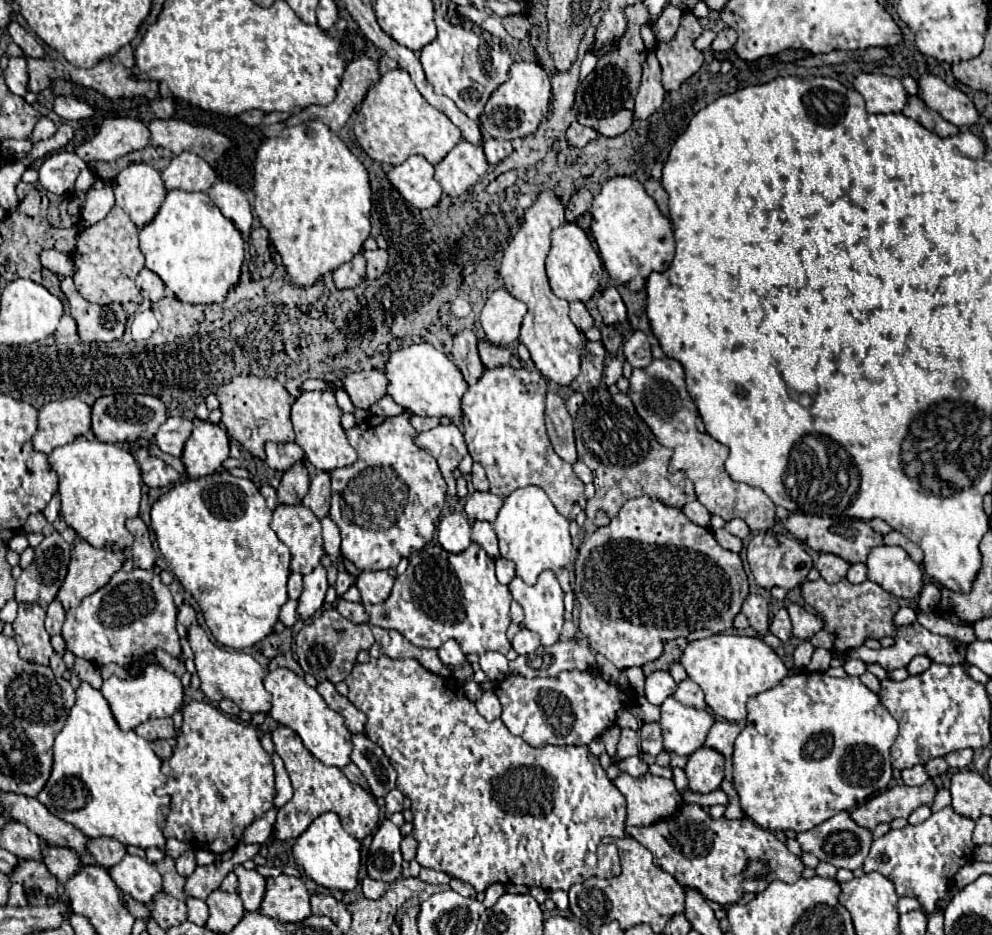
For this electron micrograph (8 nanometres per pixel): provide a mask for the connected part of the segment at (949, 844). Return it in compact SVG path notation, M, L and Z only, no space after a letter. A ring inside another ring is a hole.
M951 805L943 807L921 825L907 825L875 839L871 853L865 859L863 871L881 873L895 885L895 893L899 897L915 897L927 909L927 913L933 913L935 903L947 893L955 871L973 859L973 829L973 819L957 815Z

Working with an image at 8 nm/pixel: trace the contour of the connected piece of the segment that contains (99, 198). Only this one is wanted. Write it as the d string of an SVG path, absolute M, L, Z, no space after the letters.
M111 187L89 189L85 195L85 207L81 213L81 225L89 227L97 223L97 217L105 217L111 209Z

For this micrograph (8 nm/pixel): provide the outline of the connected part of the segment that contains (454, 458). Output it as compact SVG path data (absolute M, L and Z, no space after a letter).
M449 423L449 425L437 425L435 429L419 433L415 437L415 441L421 449L425 449L427 453L431 453L437 459L439 469L447 481L447 495L455 497L457 489L455 489L453 469L467 455L467 445L463 441L463 433L453 423Z

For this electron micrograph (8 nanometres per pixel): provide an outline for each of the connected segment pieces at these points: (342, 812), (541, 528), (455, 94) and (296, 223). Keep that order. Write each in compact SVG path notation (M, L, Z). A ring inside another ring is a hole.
M279 725L273 731L273 743L275 743L275 751L285 761L285 767L287 767L287 773L291 777L293 791L295 791L291 801L285 803L277 813L277 827L275 827L277 841L299 837L311 825L313 819L317 819L319 815L323 815L327 811L337 813L343 823L343 829L357 841L365 839L367 835L371 835L377 829L379 805L375 803L375 797L371 793L367 793L365 789L361 789L355 783L351 783L343 775L341 769L327 767L321 761L317 761L317 757L313 757L313 753L309 753L305 749L301 737L293 729Z
M531 485L513 491L505 499L493 527L499 537L501 557L515 563L515 575L527 585L535 585L539 573L547 569L559 575L561 569L567 569L571 563L573 545L569 535L569 521L557 513L551 499L541 487Z
M443 3L435 11L435 25L439 33L437 39L425 45L421 51L421 63L427 81L433 85L437 93L447 95L467 117L477 121L491 93L509 79L509 67L515 61L515 51L519 41L513 37L499 41L495 37L495 45L489 45L489 61L485 61L481 49L485 45L485 39L477 31L465 29L461 23L453 25L449 17L449 9Z
M307 121L295 127L285 127L277 137L267 139L257 151L253 191L255 213L259 215L261 225L269 231L269 239L281 255L281 265L293 287L311 287L323 275L333 273L363 251L363 241L371 233L369 177L361 161L335 133L329 131L325 123Z

